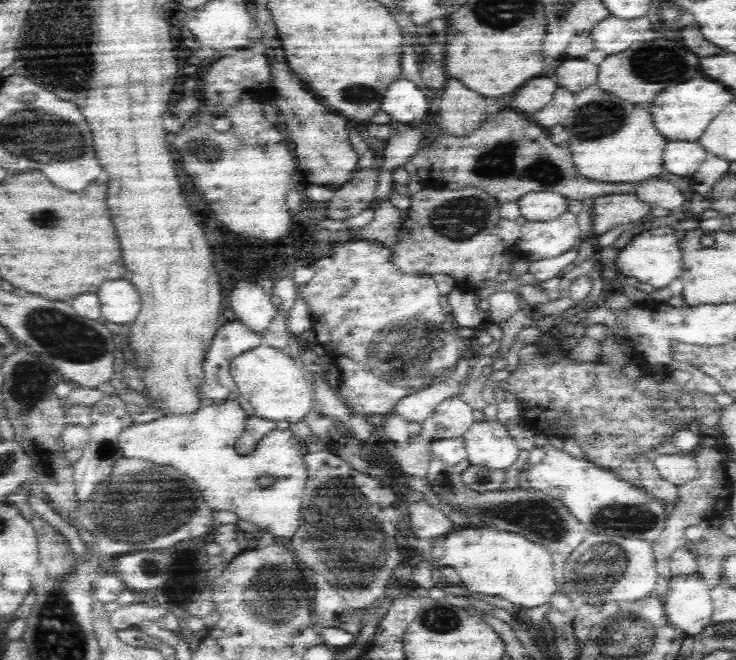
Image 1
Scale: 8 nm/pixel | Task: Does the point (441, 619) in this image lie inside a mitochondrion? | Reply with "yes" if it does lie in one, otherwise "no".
yes

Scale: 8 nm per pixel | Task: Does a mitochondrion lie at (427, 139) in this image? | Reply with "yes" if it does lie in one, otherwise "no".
no

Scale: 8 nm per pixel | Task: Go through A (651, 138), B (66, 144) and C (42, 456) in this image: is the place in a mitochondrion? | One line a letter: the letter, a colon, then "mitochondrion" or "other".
A: other
B: mitochondrion
C: mitochondrion

